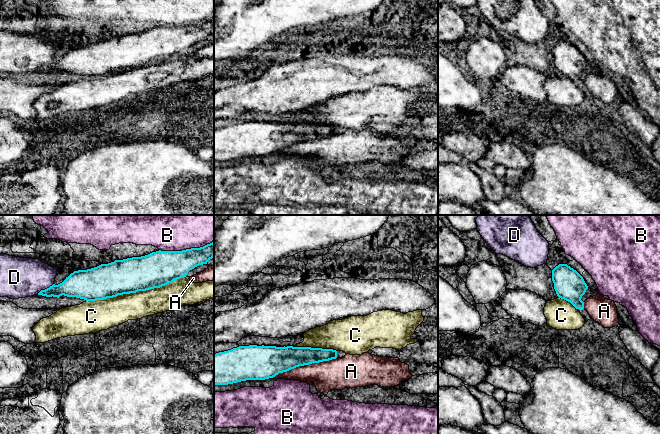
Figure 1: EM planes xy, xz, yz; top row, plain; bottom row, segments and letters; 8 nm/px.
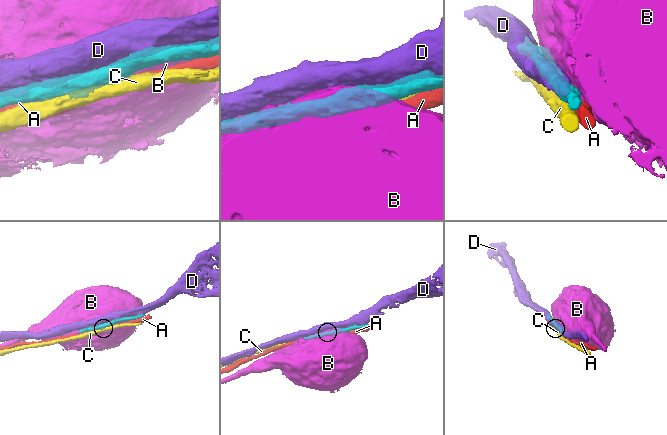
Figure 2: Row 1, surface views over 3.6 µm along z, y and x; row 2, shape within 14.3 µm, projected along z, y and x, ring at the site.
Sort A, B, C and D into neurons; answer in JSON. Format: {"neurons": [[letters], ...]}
{"neurons": [["A"], ["B"], ["C"], ["D"]]}

